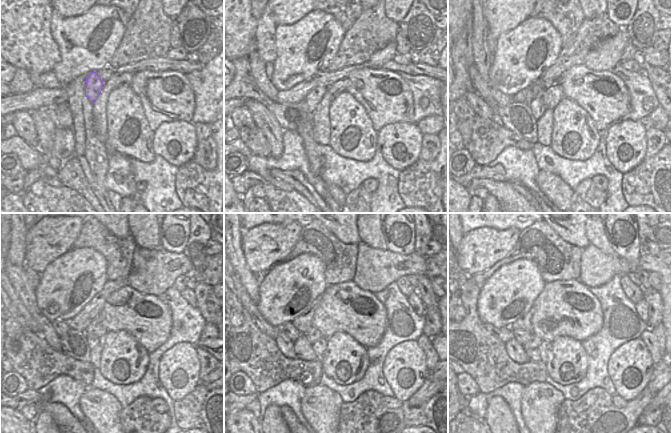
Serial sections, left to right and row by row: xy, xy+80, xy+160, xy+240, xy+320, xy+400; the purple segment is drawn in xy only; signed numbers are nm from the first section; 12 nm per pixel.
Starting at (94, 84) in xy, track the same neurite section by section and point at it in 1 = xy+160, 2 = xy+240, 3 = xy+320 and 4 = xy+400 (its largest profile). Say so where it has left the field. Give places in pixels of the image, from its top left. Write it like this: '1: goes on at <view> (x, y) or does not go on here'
1: goes on at xy+160 (538, 107)
2: goes on at xy+240 (92, 341)
3: goes on at xy+320 (319, 346)
4: goes on at xy+400 (544, 347)

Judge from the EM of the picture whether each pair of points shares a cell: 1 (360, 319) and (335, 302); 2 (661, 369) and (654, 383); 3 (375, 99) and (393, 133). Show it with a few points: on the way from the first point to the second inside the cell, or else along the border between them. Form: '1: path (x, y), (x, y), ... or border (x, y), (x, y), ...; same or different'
1: path (354, 313), (341, 305); same
2: path (661, 372), (661, 376), (657, 380); same
3: border (411, 121), (388, 123), (378, 132); different

